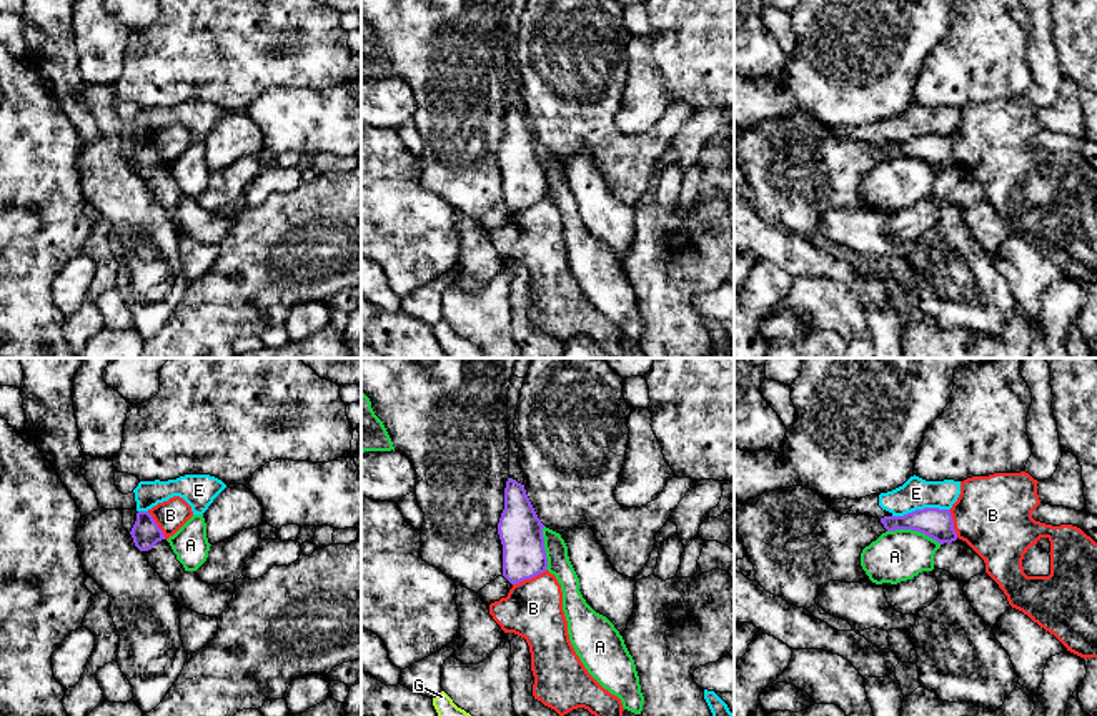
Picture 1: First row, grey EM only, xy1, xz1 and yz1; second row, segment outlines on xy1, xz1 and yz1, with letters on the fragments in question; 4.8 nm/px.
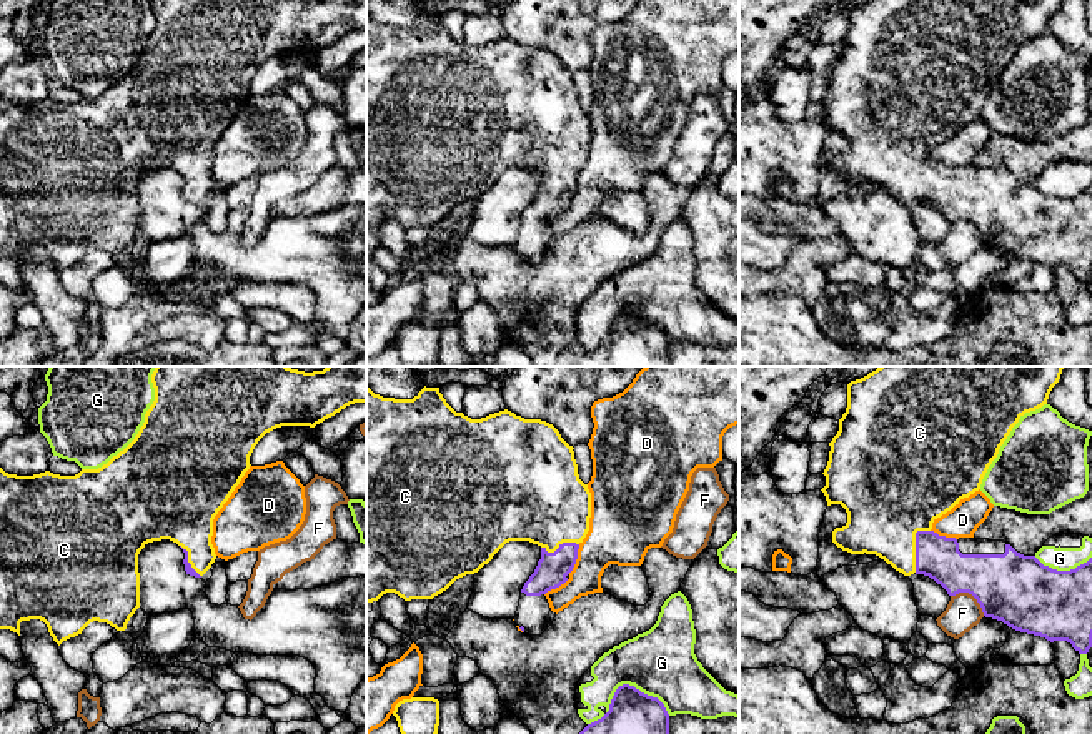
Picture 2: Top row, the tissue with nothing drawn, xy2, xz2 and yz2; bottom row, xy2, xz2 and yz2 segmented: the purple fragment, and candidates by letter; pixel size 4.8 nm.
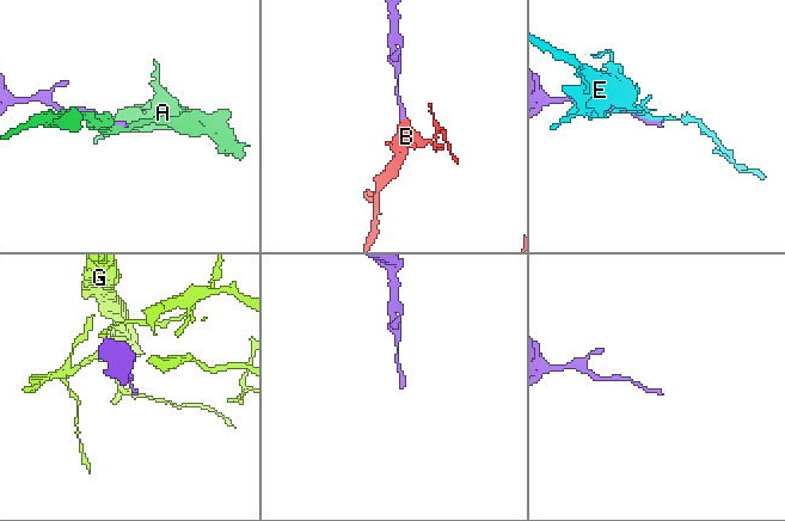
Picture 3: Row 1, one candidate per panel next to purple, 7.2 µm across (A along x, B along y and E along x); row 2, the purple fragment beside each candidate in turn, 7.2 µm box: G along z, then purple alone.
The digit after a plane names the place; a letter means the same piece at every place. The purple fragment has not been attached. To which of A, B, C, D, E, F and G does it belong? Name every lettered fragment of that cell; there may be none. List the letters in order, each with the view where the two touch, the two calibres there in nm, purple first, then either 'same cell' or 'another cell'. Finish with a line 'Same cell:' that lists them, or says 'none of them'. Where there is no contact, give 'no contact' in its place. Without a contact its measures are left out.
A: meets purple in yz1; 150 nm thick on the purple side, 240 nm on the other; another cell
B: meets purple in xz1; 220 nm thick on the purple side, 280 nm on the other; another cell
C: meets purple in yz2; 200 nm thick on the purple side, 400 nm on the other; same cell
D: meets purple in xz2; 150 nm thick on the purple side, 300 nm on the other; another cell
E: meets purple in yz1; 150 nm thick on the purple side, 160 nm on the other; another cell
F: meets purple in yz2; 340 nm thick on the purple side, 170 nm on the other; another cell
G: meets purple in xz2; 340 nm thick on the purple side, 340 nm on the other; another cell
Same cell: C

